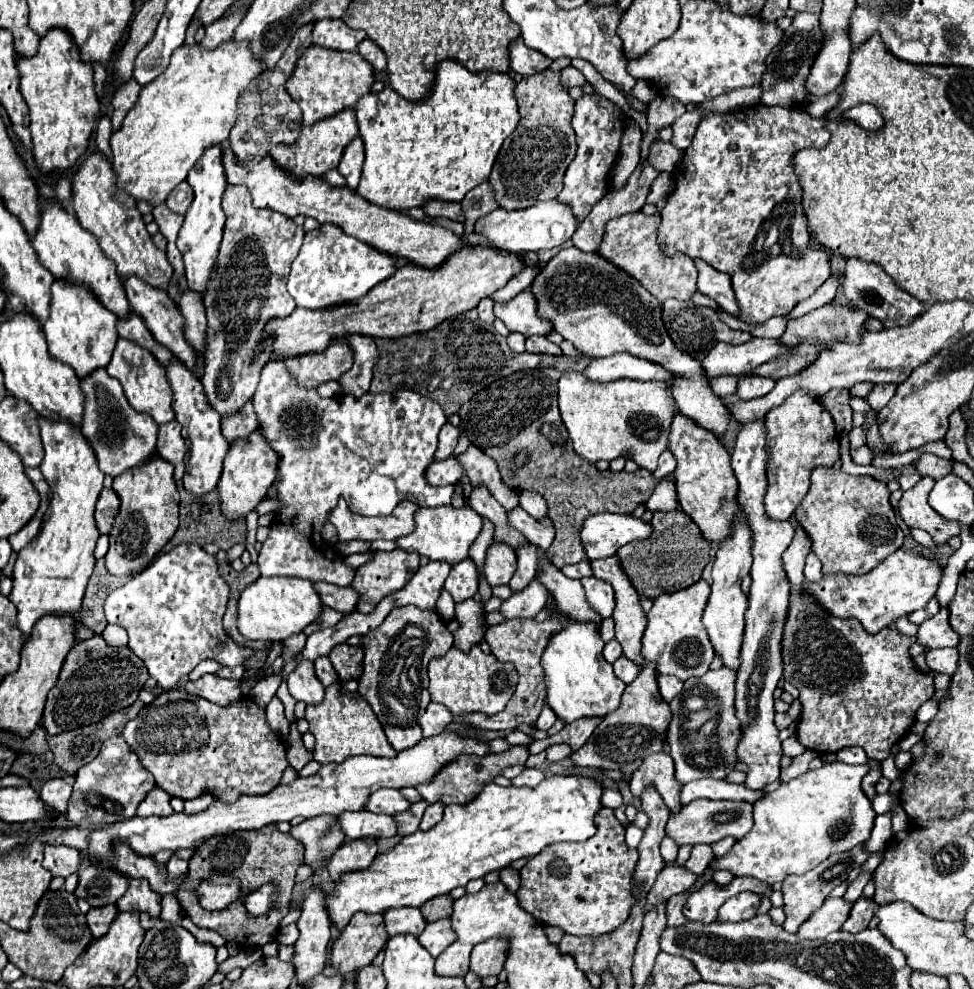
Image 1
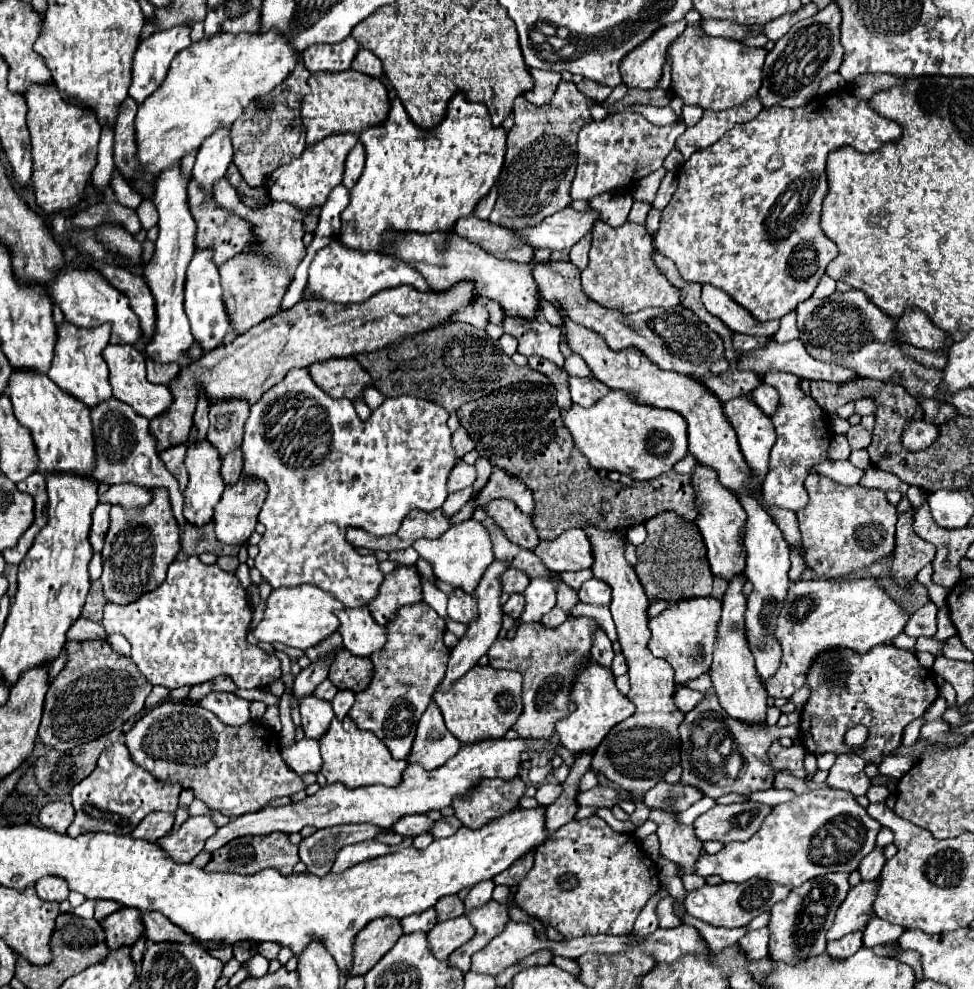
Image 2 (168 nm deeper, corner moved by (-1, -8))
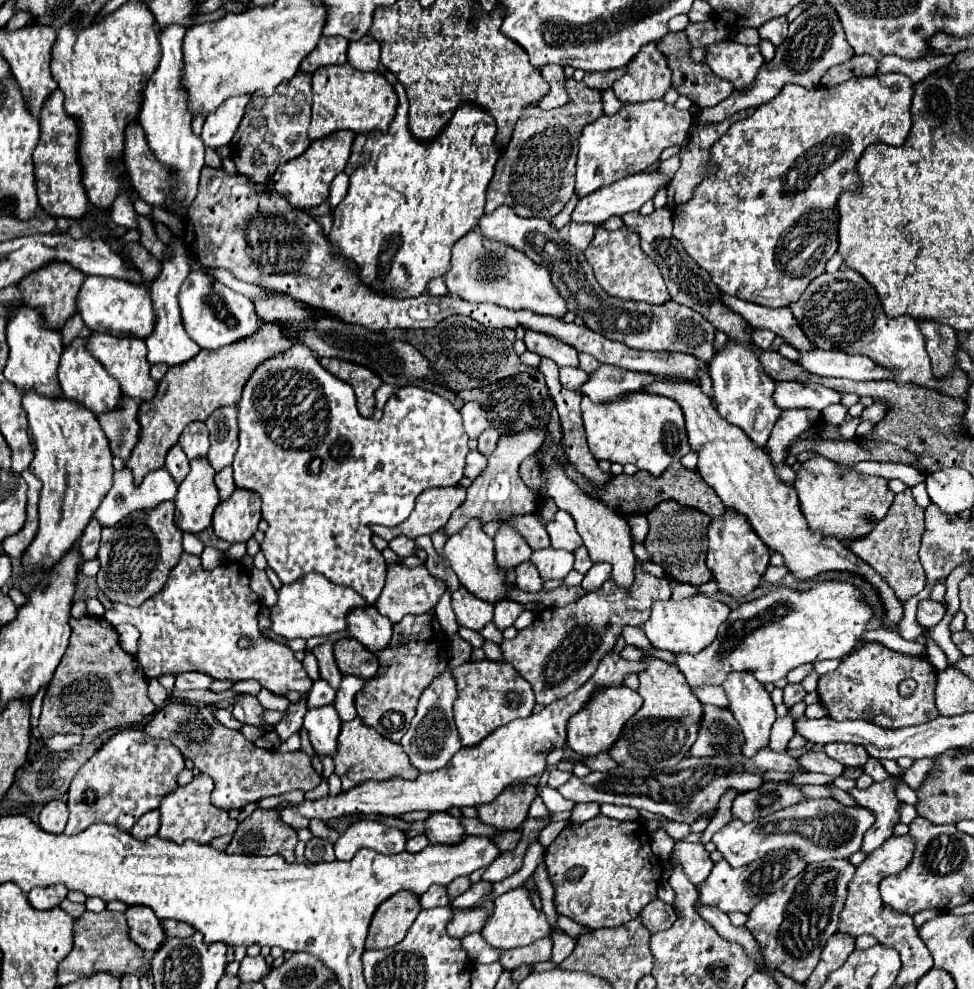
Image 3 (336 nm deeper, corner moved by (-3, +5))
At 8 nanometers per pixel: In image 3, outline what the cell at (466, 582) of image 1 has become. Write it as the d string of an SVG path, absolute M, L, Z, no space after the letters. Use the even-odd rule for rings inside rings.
M460 587L452 593L452 609L456 613L456 621L468 629L480 631L488 621L492 621L494 605L482 601L480 597L468 593L468 589Z

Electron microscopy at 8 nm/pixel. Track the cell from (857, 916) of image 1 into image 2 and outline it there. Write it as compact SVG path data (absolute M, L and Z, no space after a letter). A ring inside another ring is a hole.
M846 934L840 940L828 942L826 954L830 954L830 958L850 958L860 948L862 948L862 934Z

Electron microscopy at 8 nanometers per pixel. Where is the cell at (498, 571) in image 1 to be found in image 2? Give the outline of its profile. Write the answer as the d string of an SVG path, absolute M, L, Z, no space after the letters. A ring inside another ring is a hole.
M508 568L504 574L502 574L502 590L506 594L518 594L518 592L524 592L530 578L526 572L522 570L514 570L514 568Z

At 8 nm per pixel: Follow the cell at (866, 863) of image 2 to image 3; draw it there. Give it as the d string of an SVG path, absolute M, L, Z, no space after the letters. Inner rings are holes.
M894 777L884 781L884 785L872 783L868 789L854 787L848 791L848 795L852 795L858 805L872 809L876 815L876 823L872 825L872 829L868 829L868 833L864 835L864 843L860 847L866 855L870 855L892 837L892 829L898 823L900 799L894 793Z

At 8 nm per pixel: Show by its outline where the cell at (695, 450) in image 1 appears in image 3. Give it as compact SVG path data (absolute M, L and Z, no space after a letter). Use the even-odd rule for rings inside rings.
M726 509L720 517L712 517L710 529L708 529L708 569L714 573L714 579L720 587L720 591L730 593L732 597L744 597L754 587L760 585L760 577L768 567L768 547L766 543L756 535L748 519L740 513L734 513L732 509Z

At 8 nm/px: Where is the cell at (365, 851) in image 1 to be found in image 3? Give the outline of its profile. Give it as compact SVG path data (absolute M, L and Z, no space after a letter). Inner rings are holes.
M362 819L362 821L354 821L338 837L338 841L334 843L334 851L336 851L336 859L350 861L354 853L362 847L390 855L404 851L404 845L406 845L406 837L400 829L388 827L378 821Z

